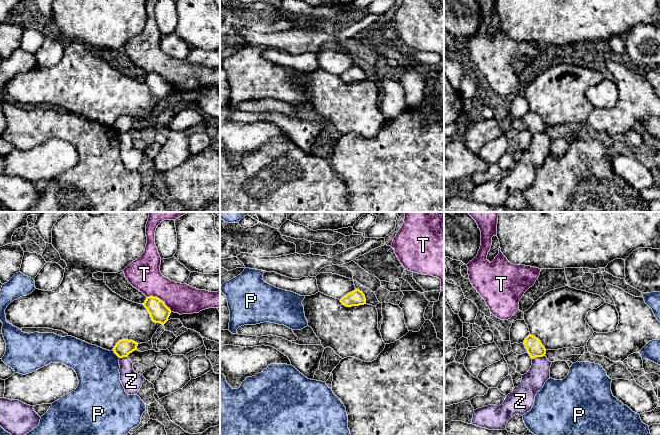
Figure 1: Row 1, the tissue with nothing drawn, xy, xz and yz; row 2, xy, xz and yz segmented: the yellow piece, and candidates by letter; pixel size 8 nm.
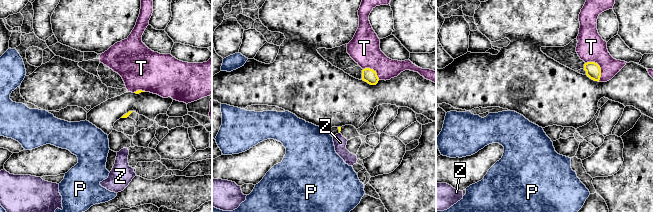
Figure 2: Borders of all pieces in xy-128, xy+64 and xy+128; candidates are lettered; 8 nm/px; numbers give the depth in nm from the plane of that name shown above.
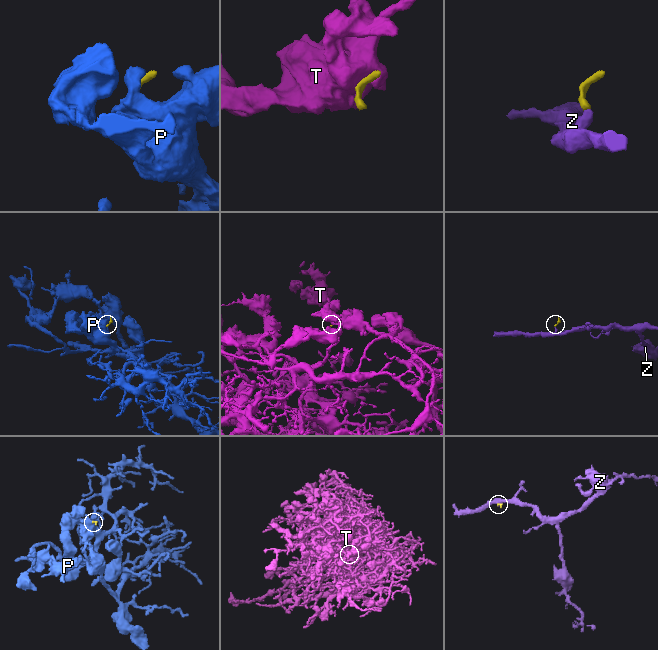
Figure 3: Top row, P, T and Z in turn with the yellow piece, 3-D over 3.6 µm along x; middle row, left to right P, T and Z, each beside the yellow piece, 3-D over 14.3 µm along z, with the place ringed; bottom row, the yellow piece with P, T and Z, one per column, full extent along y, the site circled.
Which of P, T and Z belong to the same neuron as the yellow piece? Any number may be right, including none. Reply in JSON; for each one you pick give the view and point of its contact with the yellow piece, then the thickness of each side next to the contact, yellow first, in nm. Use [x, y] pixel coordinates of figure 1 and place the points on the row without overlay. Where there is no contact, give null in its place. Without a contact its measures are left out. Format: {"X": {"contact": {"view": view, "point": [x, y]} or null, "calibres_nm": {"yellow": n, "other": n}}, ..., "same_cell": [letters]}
{"same_cell": []}

